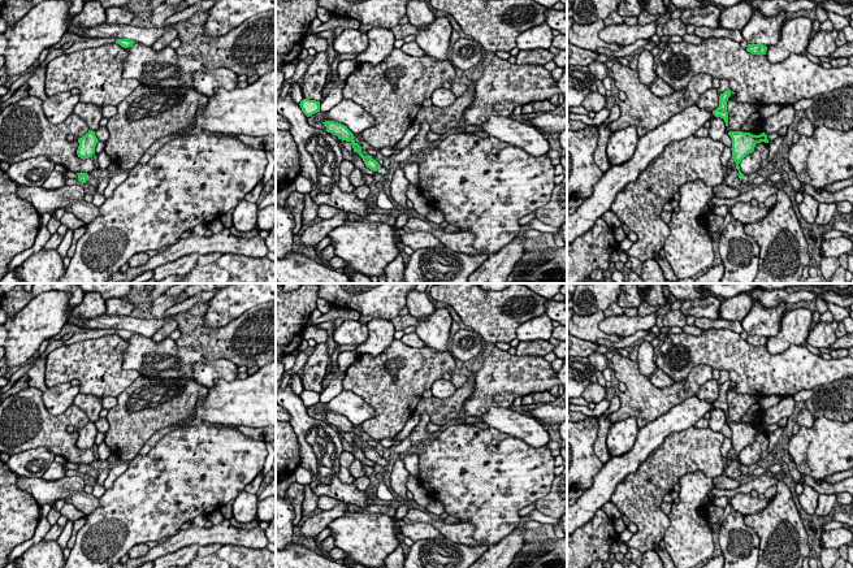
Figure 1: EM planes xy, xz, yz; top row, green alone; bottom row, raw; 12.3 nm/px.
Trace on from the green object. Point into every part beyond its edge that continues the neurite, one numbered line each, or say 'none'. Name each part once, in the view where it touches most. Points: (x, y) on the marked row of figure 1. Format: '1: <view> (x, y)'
1: xy (98, 199)

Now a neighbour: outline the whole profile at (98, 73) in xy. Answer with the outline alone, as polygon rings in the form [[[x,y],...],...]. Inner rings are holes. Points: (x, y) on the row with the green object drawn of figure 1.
[[[117,43],[61,53],[47,65],[47,96],[78,88],[79,101],[117,107],[140,83],[124,77],[127,49]]]

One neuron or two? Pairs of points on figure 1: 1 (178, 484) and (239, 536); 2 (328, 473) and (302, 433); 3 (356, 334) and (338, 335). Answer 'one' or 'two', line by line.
1: two
2: one
3: one

